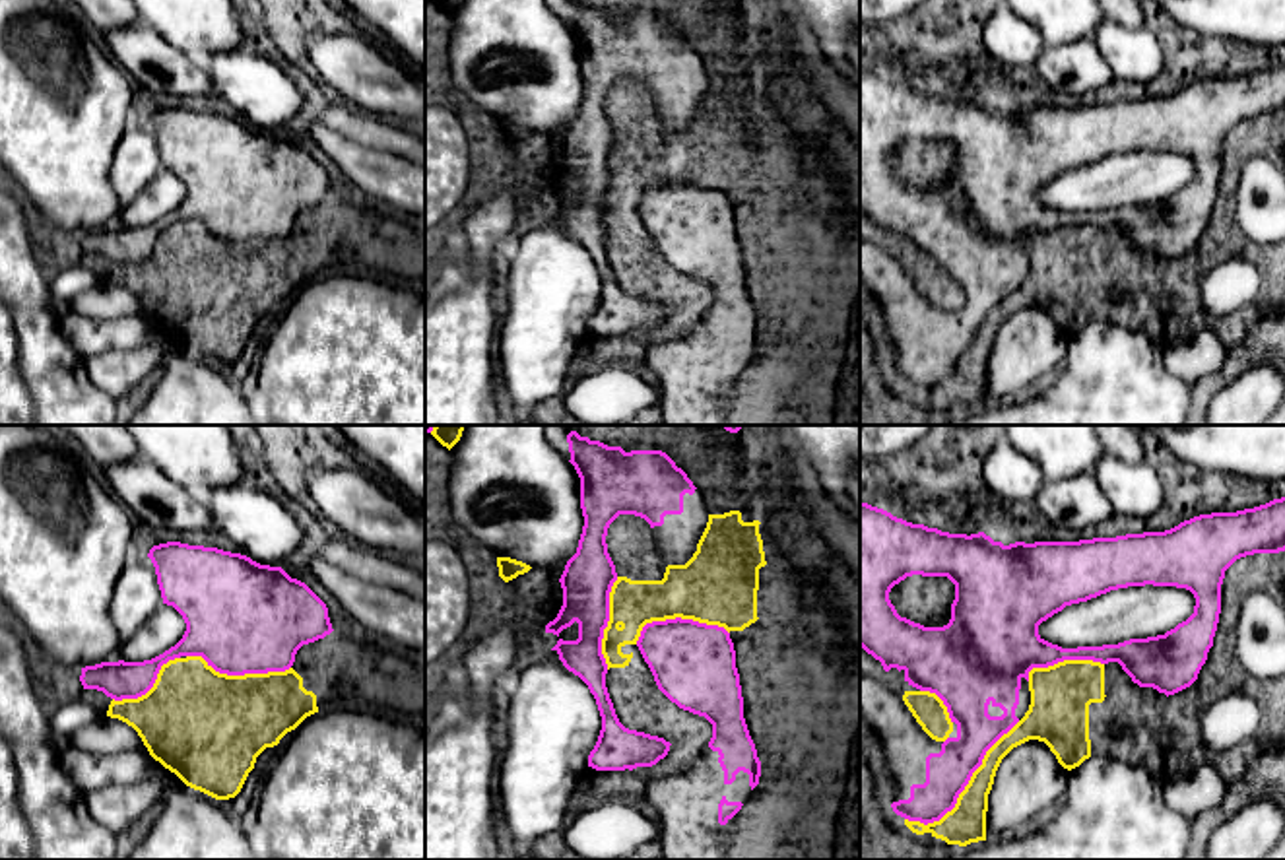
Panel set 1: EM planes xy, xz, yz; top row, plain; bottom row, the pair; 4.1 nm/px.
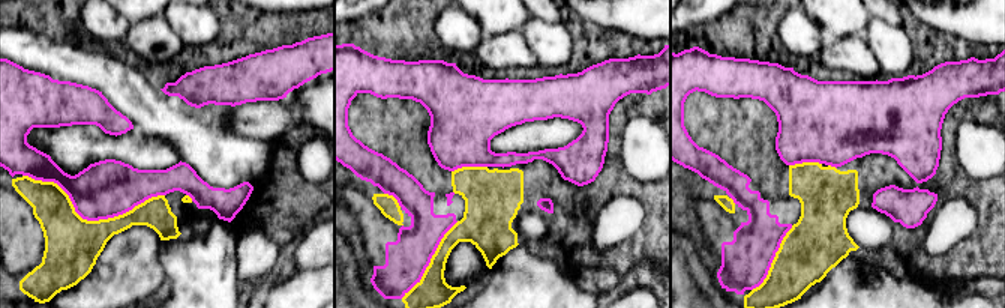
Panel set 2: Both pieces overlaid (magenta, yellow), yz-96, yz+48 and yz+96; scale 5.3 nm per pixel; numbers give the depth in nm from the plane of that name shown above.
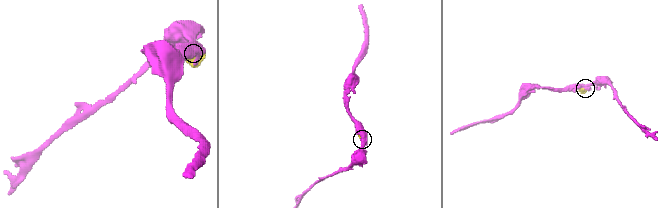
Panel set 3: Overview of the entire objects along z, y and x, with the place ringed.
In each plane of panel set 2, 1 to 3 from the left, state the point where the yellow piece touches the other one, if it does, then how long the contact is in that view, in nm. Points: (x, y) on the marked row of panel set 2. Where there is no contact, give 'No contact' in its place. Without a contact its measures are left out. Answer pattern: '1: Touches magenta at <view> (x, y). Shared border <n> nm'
1: Touches magenta at yz-96 (90, 220). Shared border 750 nm
2: Touches magenta at yz+48 (429, 260). Shared border 500 nm
3: Touches magenta at yz+96 (773, 259). Shared border 420 nm

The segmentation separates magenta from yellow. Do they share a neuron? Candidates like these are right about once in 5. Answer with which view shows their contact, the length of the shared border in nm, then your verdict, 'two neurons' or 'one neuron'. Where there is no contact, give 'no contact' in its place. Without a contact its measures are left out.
yz | 650 nm | two neurons

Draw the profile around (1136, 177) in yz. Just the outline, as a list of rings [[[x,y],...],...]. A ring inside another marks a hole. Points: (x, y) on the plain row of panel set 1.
[[[1128,151],[1110,155],[1087,167],[1066,171],[1038,190],[1040,204],[1062,214],[1118,210],[1130,204],[1165,200],[1194,179],[1196,163],[1176,151]]]

